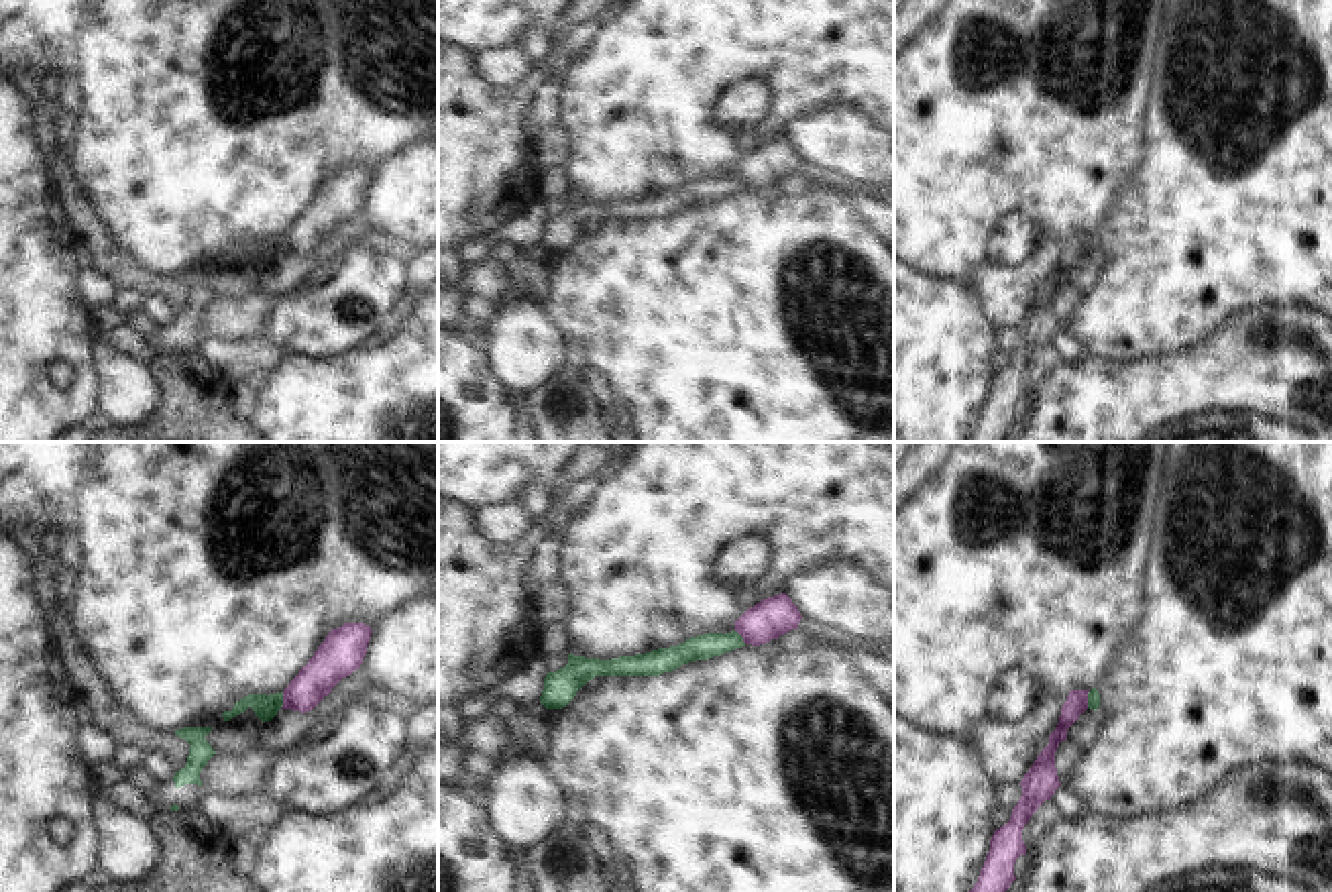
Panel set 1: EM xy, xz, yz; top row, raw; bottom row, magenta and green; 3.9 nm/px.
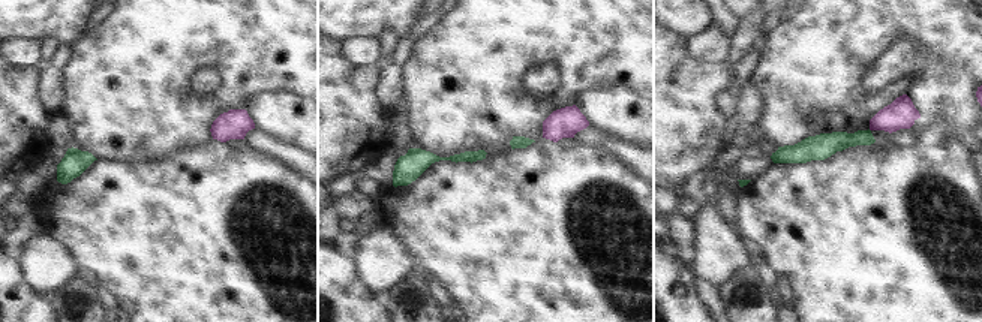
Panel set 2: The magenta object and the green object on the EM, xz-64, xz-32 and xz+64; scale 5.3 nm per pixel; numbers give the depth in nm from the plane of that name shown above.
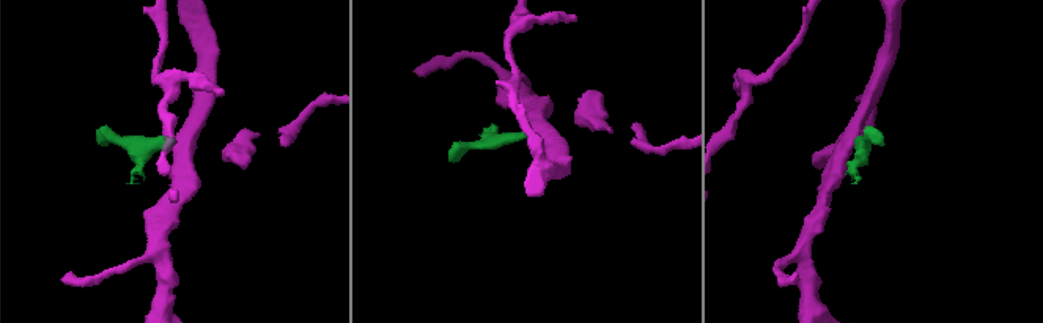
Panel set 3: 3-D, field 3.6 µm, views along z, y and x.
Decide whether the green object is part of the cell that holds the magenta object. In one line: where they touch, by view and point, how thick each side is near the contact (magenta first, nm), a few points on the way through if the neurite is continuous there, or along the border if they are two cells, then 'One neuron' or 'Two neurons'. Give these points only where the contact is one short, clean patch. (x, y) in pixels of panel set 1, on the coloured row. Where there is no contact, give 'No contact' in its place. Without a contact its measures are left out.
Touches magenta at xy (284, 701). Thickness 160 nm (magenta) against 100 nm. Boundary: xy (284, 693), (280, 707). Two neurons

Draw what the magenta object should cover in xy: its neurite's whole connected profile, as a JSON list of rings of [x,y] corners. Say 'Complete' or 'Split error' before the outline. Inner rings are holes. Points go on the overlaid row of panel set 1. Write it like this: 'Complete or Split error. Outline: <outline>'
Complete. Outline: [[[365,623],[332,629],[283,690],[281,709],[312,711],[342,678],[360,668],[371,633]]]

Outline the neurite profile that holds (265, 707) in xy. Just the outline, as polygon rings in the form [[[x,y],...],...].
[[[283,692],[277,694],[248,694],[240,701],[234,703],[230,711],[224,711],[222,717],[224,721],[230,721],[232,717],[244,713],[246,709],[253,709],[255,715],[265,723],[271,721],[277,711],[283,707]]]

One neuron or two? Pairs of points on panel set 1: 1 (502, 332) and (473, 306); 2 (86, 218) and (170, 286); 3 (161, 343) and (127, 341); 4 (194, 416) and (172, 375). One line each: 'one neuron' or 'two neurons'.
1: two neurons
2: one neuron
3: one neuron
4: one neuron

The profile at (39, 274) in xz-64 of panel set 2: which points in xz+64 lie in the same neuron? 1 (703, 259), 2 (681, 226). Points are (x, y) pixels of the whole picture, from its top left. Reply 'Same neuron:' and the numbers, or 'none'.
Same neuron: 1

